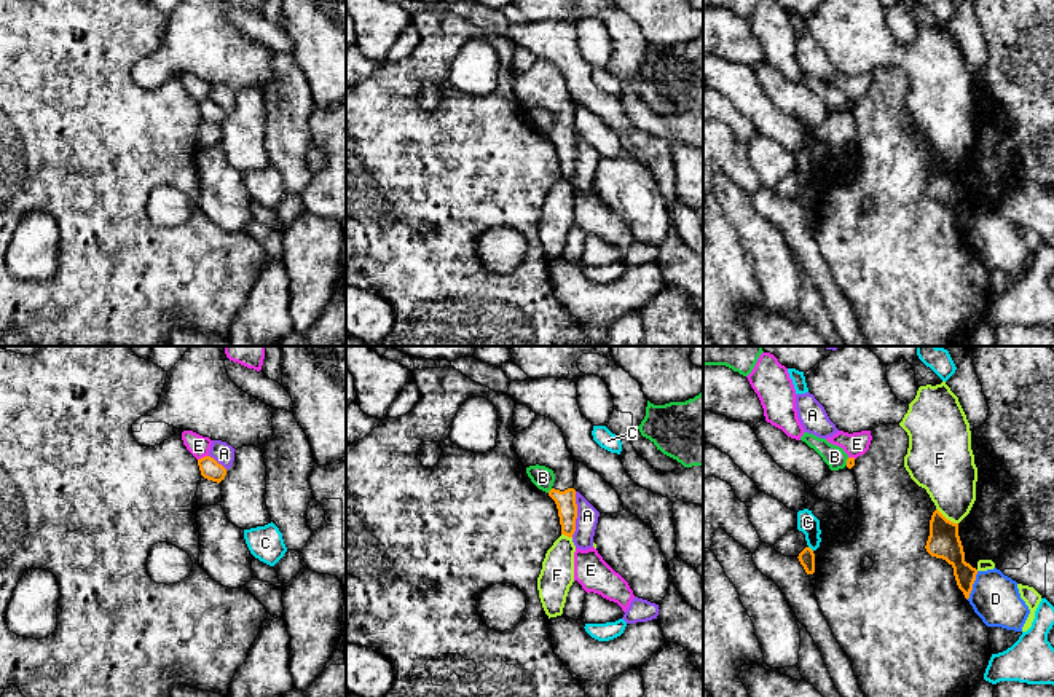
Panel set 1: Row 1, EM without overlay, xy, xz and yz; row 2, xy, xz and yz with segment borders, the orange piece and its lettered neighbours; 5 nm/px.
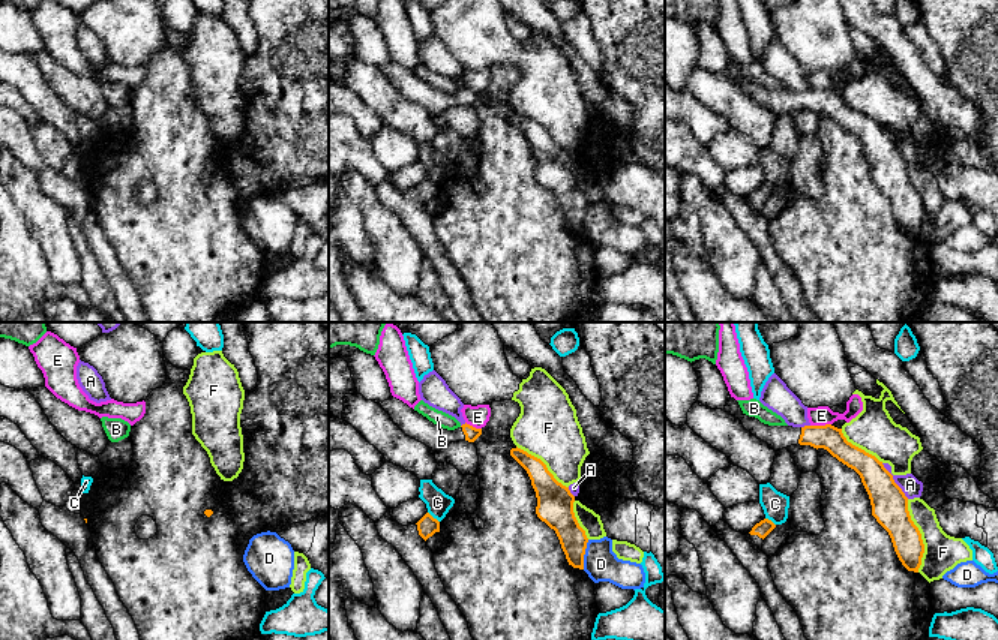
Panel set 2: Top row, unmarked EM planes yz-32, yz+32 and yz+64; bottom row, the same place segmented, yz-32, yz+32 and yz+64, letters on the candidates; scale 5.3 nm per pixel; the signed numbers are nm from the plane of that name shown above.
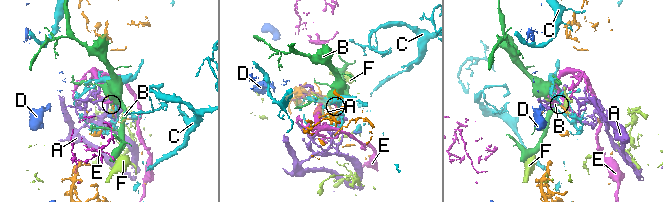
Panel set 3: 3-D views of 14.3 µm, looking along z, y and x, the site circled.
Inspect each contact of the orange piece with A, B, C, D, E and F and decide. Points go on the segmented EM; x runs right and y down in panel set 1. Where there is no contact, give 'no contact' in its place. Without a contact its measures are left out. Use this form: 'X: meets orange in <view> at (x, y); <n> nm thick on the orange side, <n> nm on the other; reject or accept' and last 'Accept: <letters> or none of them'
A: meets orange in xz at (576, 514); 100 nm thick on the orange side, 110 nm on the other; reject
B: meets orange in xz at (550, 490); 100 nm thick on the orange side, 110 nm on the other; reject
C: meets orange in yz at (810, 549); 80 nm thick on the orange side, 100 nm on the other; reject
D: meets orange in yz at (971, 586); 150 nm thick on the orange side, 240 nm on the other; reject
E: meets orange in xy at (204, 456); 100 nm thick on the orange side, 110 nm on the other; reject
F: meets orange in yz at (946, 519); 160 nm thick on the orange side, 300 nm on the other; reject
Accept: none of them

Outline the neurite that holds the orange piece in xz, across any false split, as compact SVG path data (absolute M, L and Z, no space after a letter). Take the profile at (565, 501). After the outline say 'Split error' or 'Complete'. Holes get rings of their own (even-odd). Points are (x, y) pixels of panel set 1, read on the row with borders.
M536 415L529 427L515 434L513 448L525 467L539 464L553 471L555 482L549 496L556 504L561 534L572 538L577 518L576 461L568 450L561 429L550 418Z. Split error

